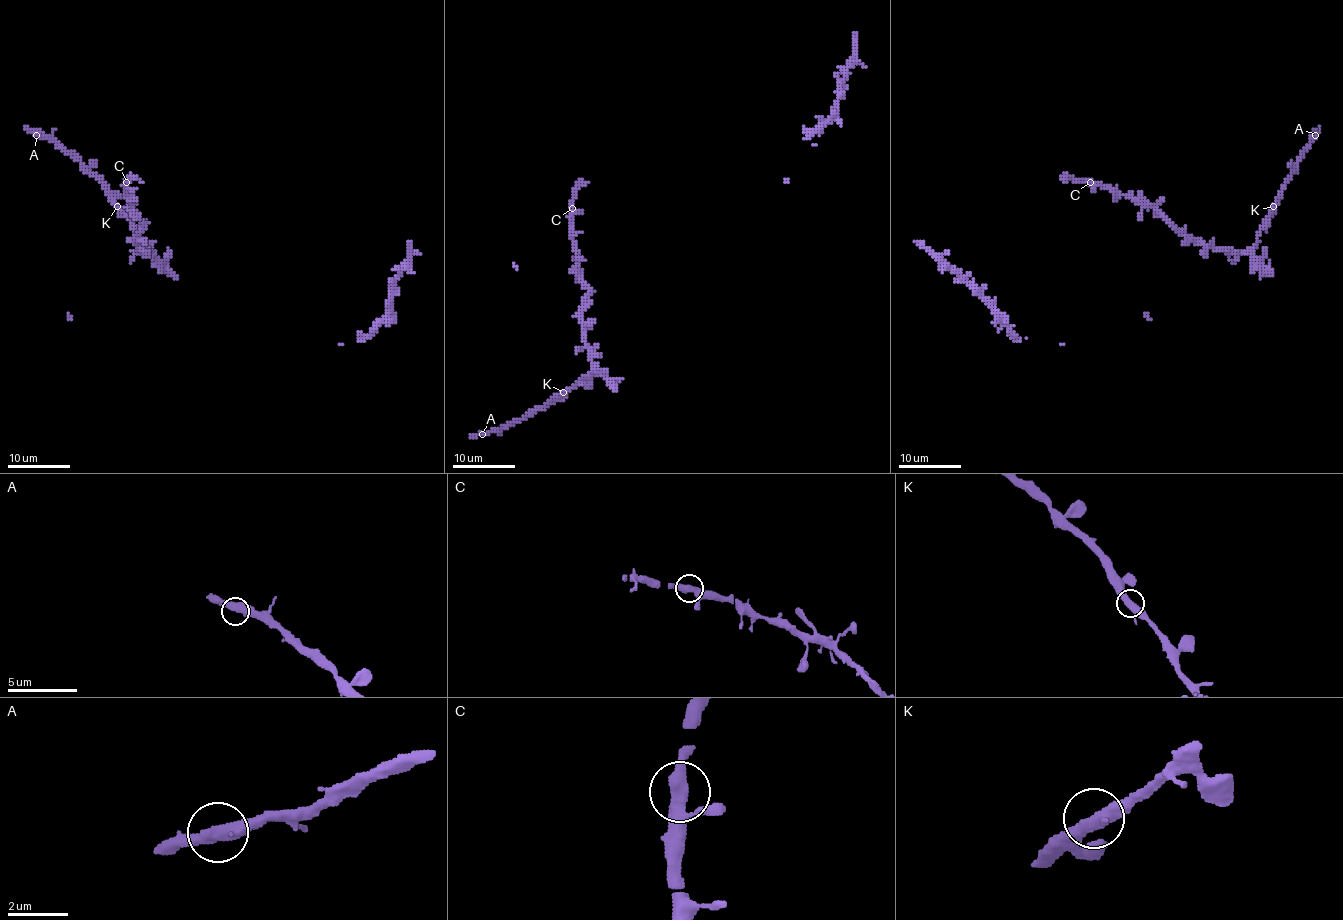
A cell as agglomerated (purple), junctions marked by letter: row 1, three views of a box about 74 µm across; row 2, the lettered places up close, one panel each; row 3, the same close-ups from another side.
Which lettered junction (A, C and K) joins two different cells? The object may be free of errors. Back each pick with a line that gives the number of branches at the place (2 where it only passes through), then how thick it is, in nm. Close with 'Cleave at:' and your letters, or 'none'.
Cleave at: none

